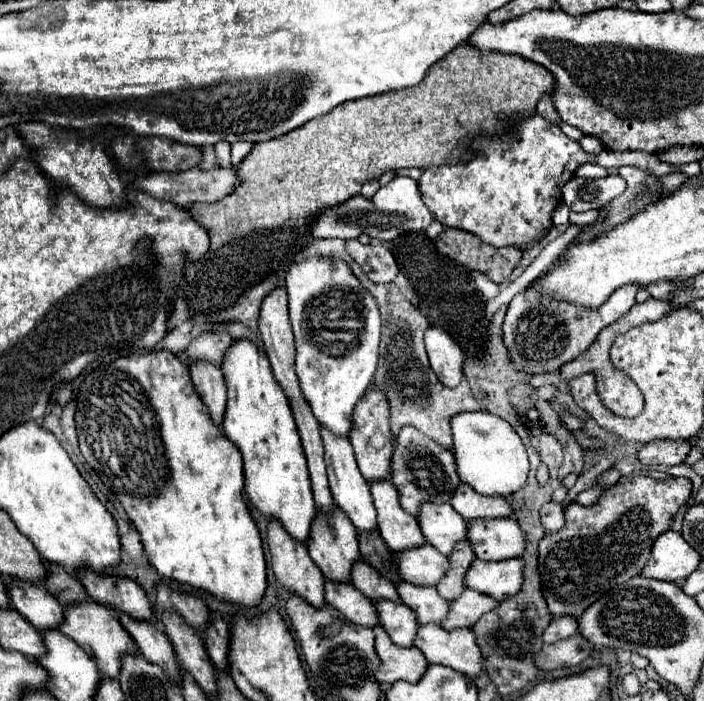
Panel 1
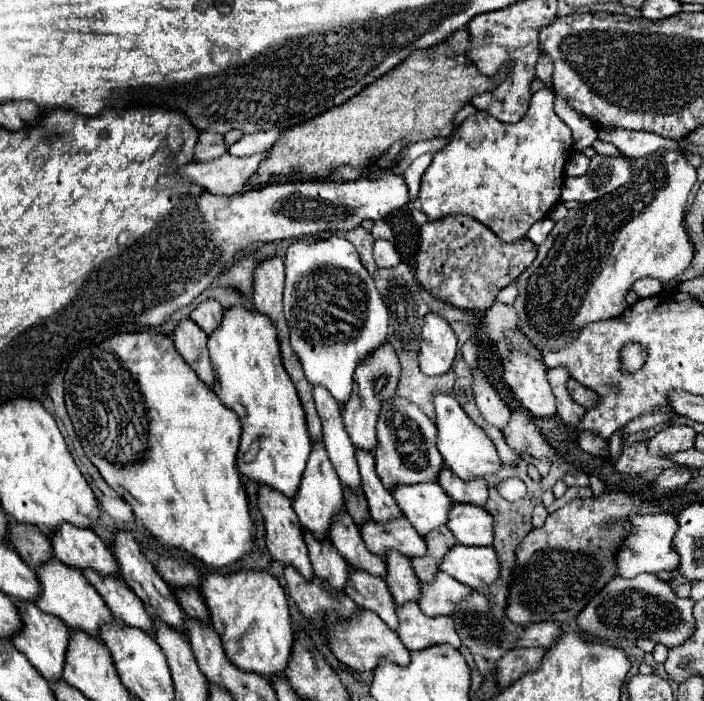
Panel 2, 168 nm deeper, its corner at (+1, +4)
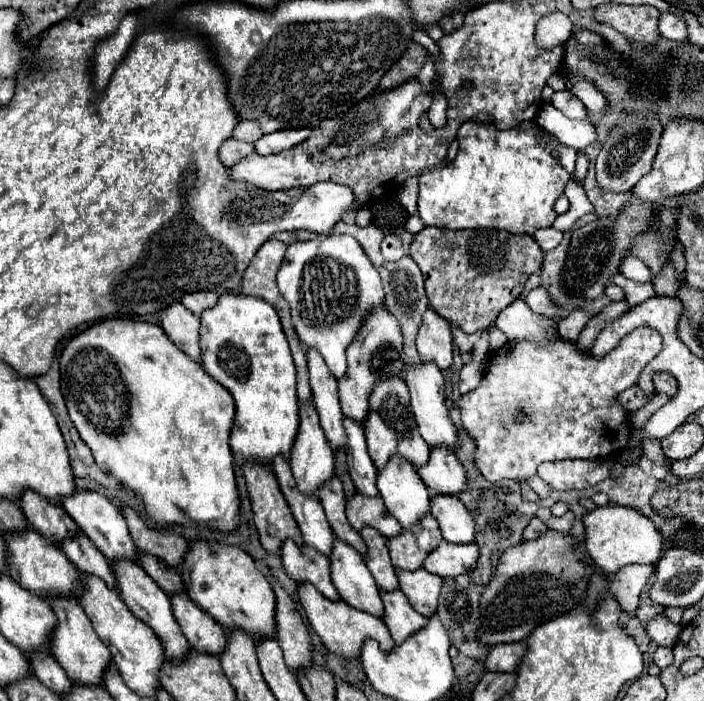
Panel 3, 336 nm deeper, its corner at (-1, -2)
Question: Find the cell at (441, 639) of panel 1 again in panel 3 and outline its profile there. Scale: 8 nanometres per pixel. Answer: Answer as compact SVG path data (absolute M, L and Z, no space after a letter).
M383 591L381 599L385 605L383 621L397 645L407 641L415 631L421 631L423 627L427 627L427 617L419 615L411 607L411 603L407 603L407 597L403 595L403 591L393 591L393 593Z

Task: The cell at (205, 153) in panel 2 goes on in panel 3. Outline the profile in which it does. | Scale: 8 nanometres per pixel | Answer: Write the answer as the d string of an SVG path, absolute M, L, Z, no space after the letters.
M227 139L227 141L223 143L223 147L219 149L219 159L221 159L221 163L225 163L225 165L229 167L231 163L237 163L239 159L243 159L245 155L249 155L249 153L253 153L253 151L255 151L253 143Z

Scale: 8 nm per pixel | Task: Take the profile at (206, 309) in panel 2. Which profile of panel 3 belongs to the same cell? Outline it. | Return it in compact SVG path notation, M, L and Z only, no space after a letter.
M199 291L199 293L191 293L191 295L185 295L181 299L181 303L197 317L203 315L203 311L215 307L215 301L217 301L217 293L215 291Z

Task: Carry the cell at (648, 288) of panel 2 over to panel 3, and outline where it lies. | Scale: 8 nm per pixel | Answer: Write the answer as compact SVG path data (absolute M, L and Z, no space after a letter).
M631 257L631 261L629 261L629 263L623 263L621 267L623 267L621 273L623 273L627 279L631 279L633 283L649 283L649 281L651 281L651 271L649 271L649 267L647 267L641 259L637 259L637 257Z

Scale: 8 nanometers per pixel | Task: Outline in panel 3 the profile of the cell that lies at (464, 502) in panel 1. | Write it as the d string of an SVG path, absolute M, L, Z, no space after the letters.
M443 447L431 449L431 463L419 467L417 473L435 495L461 495L469 483L465 467Z

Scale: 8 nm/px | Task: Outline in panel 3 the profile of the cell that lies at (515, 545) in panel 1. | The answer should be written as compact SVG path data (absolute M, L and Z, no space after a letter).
M435 495L431 513L439 521L445 541L475 543L475 519L459 499L451 495Z

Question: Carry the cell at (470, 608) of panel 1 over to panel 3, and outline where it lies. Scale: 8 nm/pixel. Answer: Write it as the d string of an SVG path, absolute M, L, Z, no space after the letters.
M397 569L401 591L407 595L413 609L425 617L435 615L439 605L439 591L443 587L443 579L427 569L403 571Z

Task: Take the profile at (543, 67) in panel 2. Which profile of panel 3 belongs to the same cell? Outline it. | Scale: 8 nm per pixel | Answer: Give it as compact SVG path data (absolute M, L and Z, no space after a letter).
M559 11L553 15L547 15L537 25L537 33L535 33L537 47L553 49L555 45L559 45L563 39L567 39L571 35L571 29L573 29L573 23L569 21L567 15L559 13Z

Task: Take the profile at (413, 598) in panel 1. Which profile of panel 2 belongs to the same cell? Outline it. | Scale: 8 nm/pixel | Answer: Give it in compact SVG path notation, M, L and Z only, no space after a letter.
M389 549L385 553L385 563L387 563L385 583L389 585L389 593L393 595L395 603L401 605L405 601L417 601L421 593L421 583L413 573L413 567L409 565L409 557L401 555L395 549Z

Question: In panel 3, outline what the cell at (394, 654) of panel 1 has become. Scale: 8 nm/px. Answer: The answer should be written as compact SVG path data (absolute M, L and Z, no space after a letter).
M309 583L299 585L299 601L305 609L305 599L307 599L307 619L313 627L313 631L321 637L321 641L325 643L325 647L343 657L343 659L357 659L361 655L363 643L367 639L375 639L379 641L383 651L393 651L395 649L395 641L391 639L391 633L387 631L385 623L377 617L373 617L371 613L365 611L357 611L355 607L343 603L343 601L329 601L327 597L319 595L319 591L315 591L315 587L311 587Z

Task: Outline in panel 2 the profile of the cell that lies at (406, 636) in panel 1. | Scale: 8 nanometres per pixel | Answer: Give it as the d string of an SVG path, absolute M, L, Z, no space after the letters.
M349 569L349 581L345 585L345 593L361 607L375 611L391 629L397 629L395 601L387 591L385 579L365 573L363 569Z

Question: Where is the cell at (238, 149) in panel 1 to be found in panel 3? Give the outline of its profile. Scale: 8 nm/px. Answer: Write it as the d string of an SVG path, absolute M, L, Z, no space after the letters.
M291 129L291 131L275 131L271 135L263 135L255 143L255 153L259 155L273 155L281 153L289 147L295 147L297 143L303 143L311 135L309 129Z

